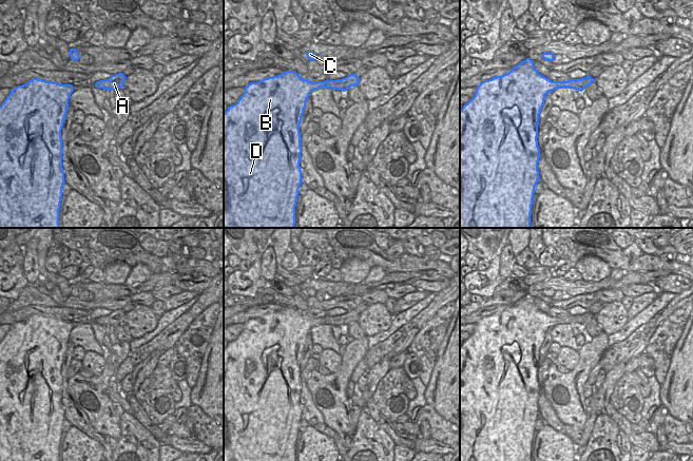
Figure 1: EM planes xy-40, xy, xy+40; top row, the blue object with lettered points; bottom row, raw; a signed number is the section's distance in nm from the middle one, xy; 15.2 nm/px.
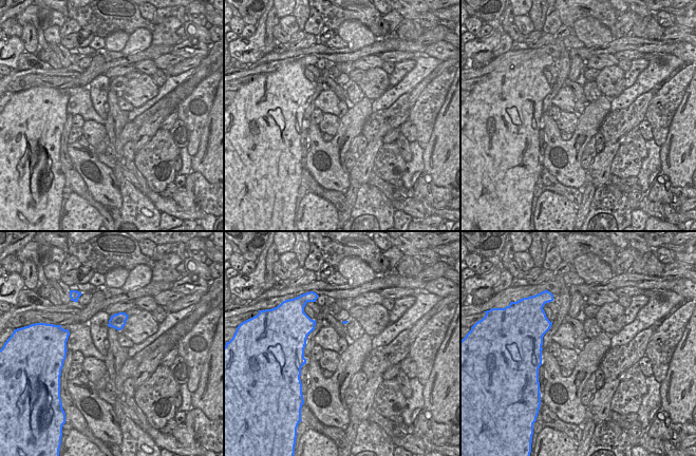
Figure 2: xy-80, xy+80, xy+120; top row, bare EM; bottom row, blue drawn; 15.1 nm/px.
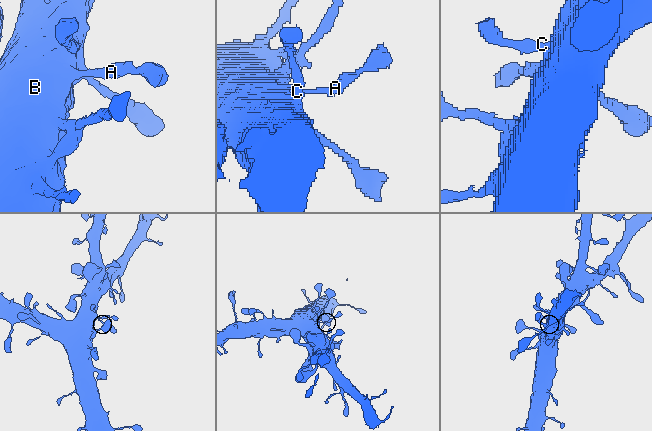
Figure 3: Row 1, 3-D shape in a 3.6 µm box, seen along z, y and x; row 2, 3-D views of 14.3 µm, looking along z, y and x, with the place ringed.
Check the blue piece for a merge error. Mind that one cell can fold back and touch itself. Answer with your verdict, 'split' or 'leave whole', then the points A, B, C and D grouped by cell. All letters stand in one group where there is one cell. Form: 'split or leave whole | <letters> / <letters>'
leave whole | A B C D

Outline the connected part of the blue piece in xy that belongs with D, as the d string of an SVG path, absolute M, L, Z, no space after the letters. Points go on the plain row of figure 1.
M286 307L281 311L251 319L245 323L245 328L237 339L228 343L228 346L224 349L224 461L295 461L295 442L299 425L303 418L300 403L302 389L300 361L306 344L306 338L312 327L332 325L346 328L351 323L359 322L360 316L355 310L350 310L342 315L312 319L301 314L301 311L293 307Z

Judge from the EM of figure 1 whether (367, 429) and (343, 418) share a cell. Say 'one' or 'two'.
two

